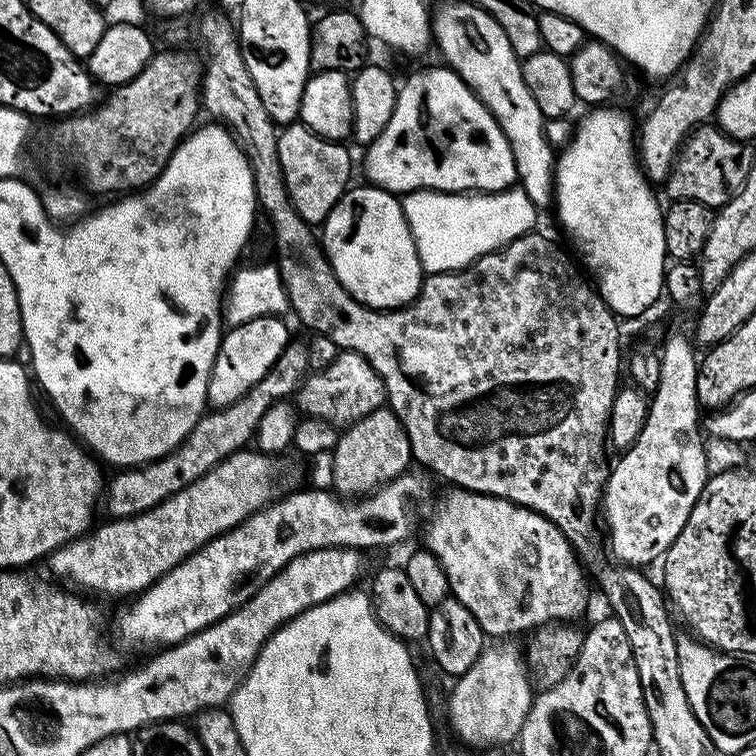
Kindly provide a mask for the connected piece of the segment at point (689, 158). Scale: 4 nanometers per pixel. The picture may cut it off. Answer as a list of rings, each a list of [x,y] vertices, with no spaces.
[[[699,126],[685,136],[666,179],[669,201],[693,200],[719,210],[742,190],[754,165],[747,143],[734,140],[716,126]]]

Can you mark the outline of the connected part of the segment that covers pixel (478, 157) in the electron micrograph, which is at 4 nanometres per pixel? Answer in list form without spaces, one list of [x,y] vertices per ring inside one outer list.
[[[447,66],[440,68],[428,68],[425,72],[416,72],[408,81],[399,85],[396,93],[396,109],[394,114],[390,114],[390,122],[378,138],[367,145],[368,157],[364,160],[364,172],[369,176],[371,183],[375,187],[382,188],[386,192],[393,194],[407,194],[421,190],[431,190],[434,192],[463,192],[465,194],[475,194],[478,192],[503,192],[504,189],[513,187],[517,183],[516,167],[514,166],[514,154],[510,150],[510,142],[506,142],[506,134],[498,126],[498,122],[490,114],[490,110],[481,100],[473,94],[472,89],[464,85],[464,80],[456,72]]]

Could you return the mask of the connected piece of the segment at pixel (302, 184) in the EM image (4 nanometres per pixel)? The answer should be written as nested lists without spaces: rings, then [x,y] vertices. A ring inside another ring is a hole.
[[[299,122],[285,125],[277,135],[277,140],[279,164],[282,166],[283,178],[292,204],[308,224],[321,225],[347,191],[350,182],[347,154],[334,153],[335,145],[331,141],[324,141]],[[324,154],[328,158],[332,157],[332,162],[322,162],[321,156]]]

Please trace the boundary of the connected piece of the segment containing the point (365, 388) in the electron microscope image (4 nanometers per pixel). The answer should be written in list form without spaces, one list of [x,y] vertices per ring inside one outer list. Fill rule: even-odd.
[[[341,351],[321,372],[313,371],[300,385],[294,400],[304,416],[326,418],[337,426],[356,424],[366,414],[385,407],[384,383],[379,374],[356,352]]]

